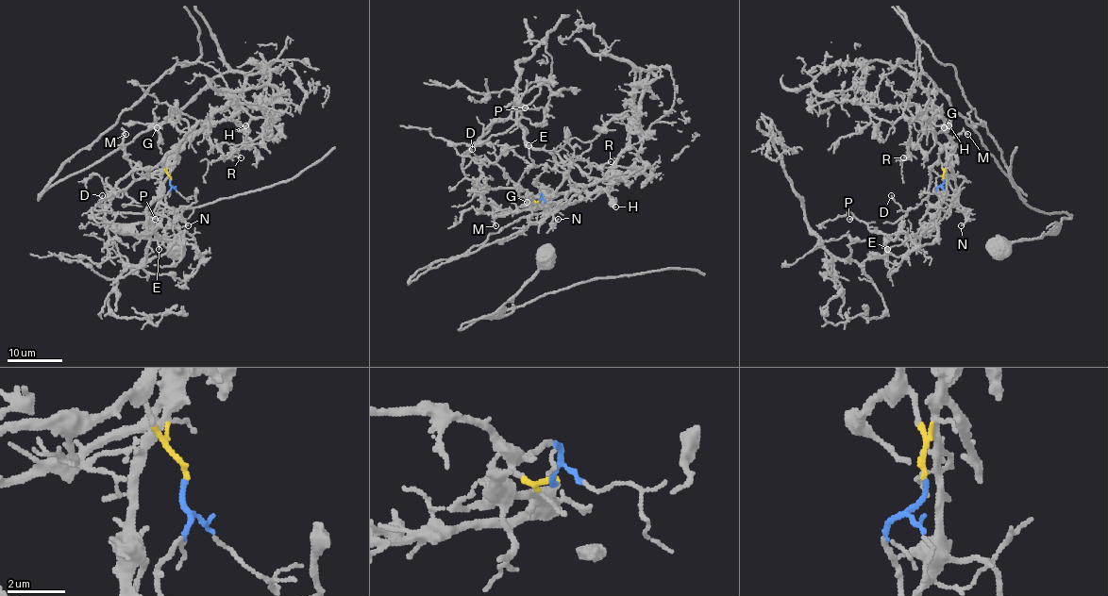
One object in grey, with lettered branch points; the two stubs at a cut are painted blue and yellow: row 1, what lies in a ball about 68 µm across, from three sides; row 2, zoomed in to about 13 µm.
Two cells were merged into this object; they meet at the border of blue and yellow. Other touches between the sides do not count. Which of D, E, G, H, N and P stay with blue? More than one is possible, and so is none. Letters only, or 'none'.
E, N, P

